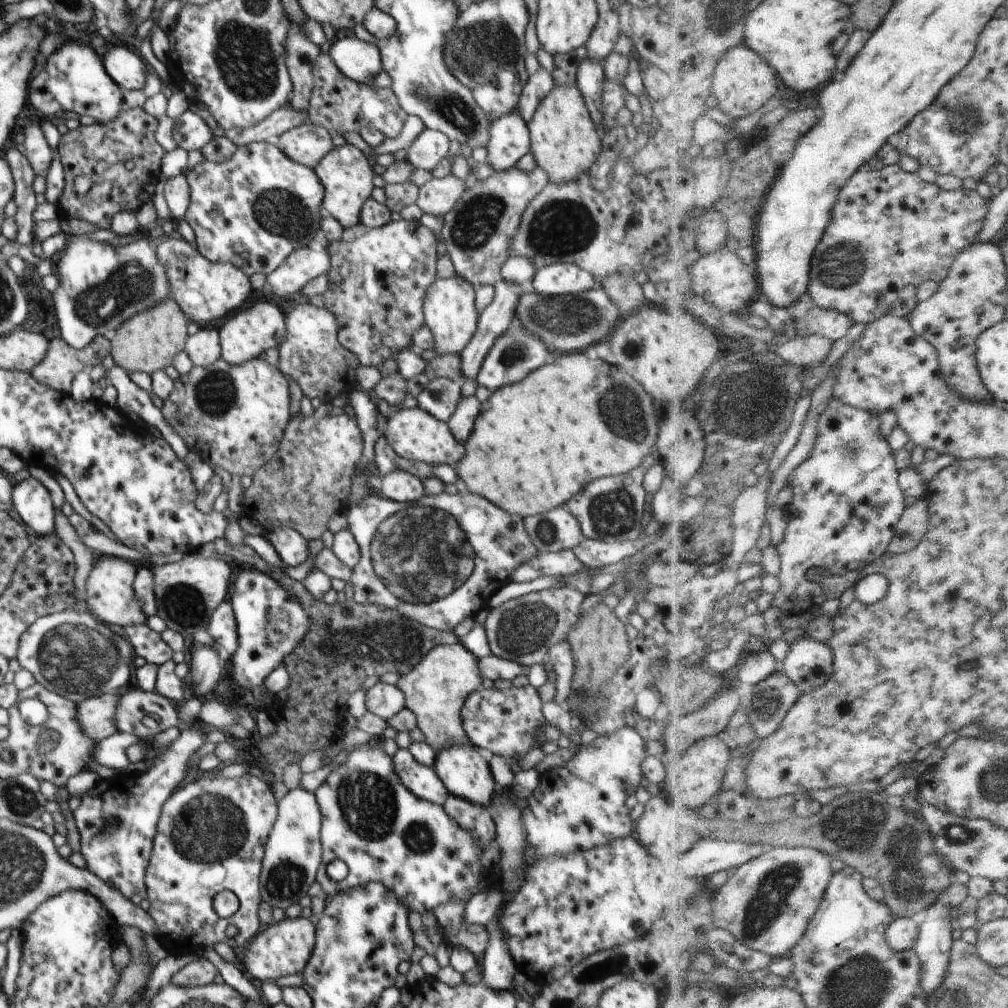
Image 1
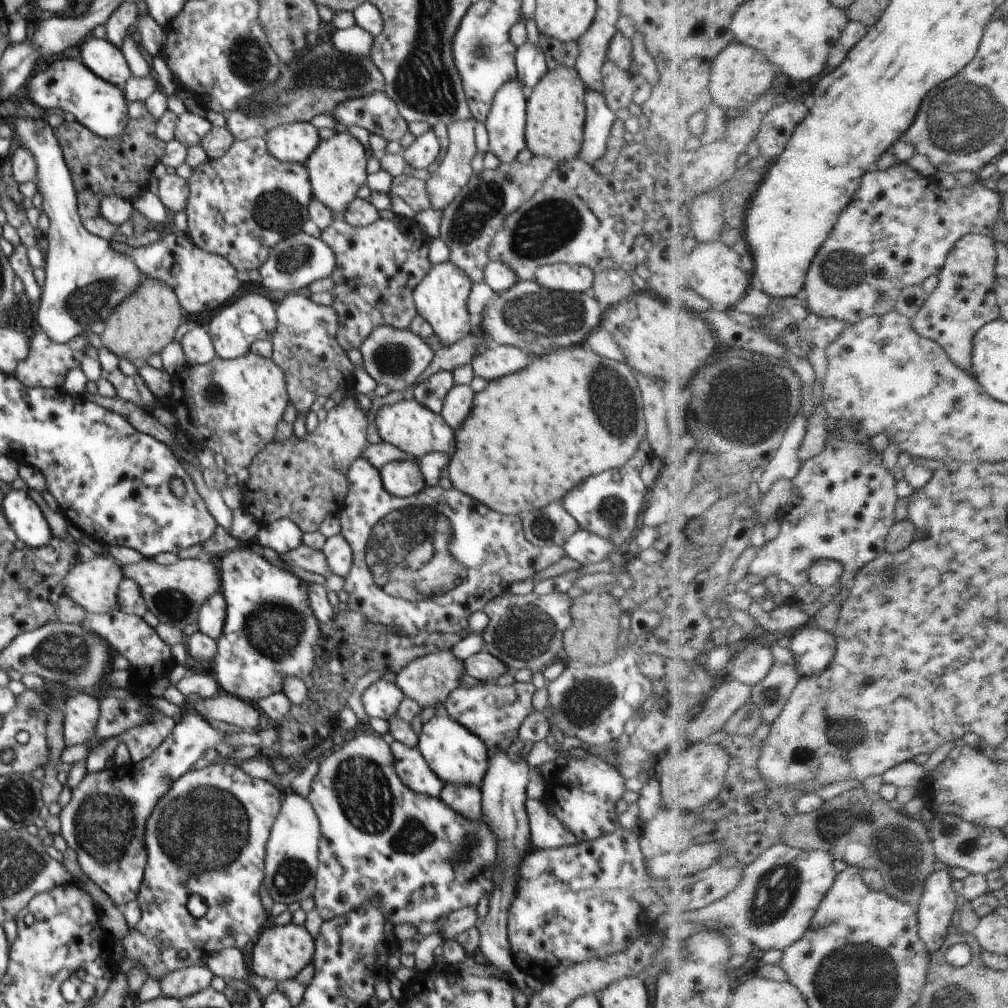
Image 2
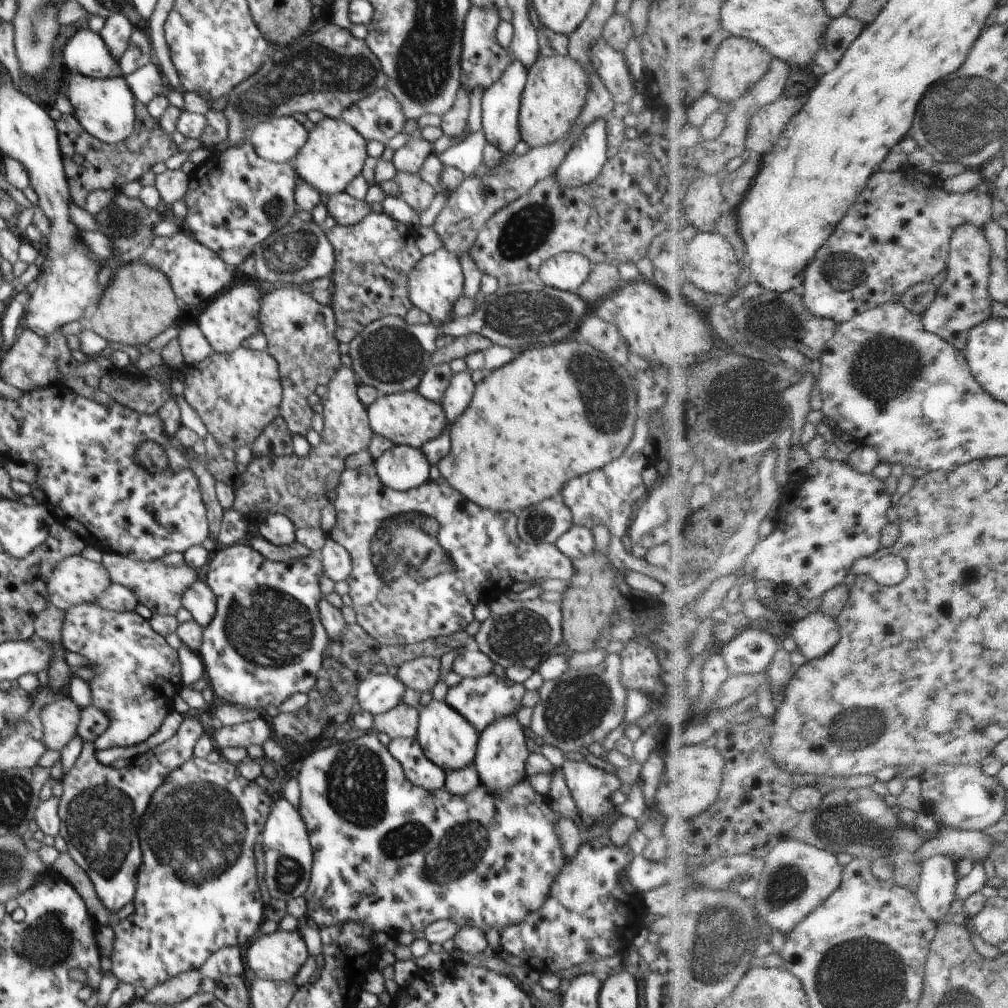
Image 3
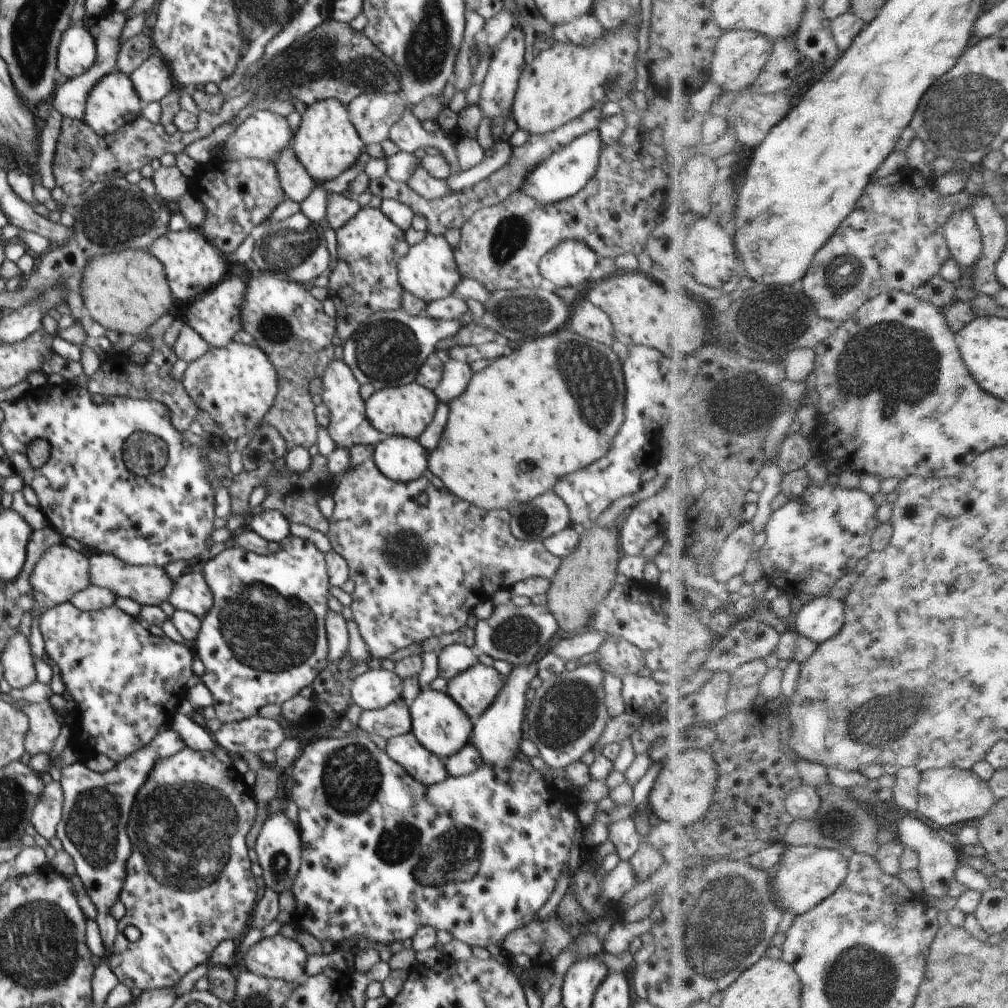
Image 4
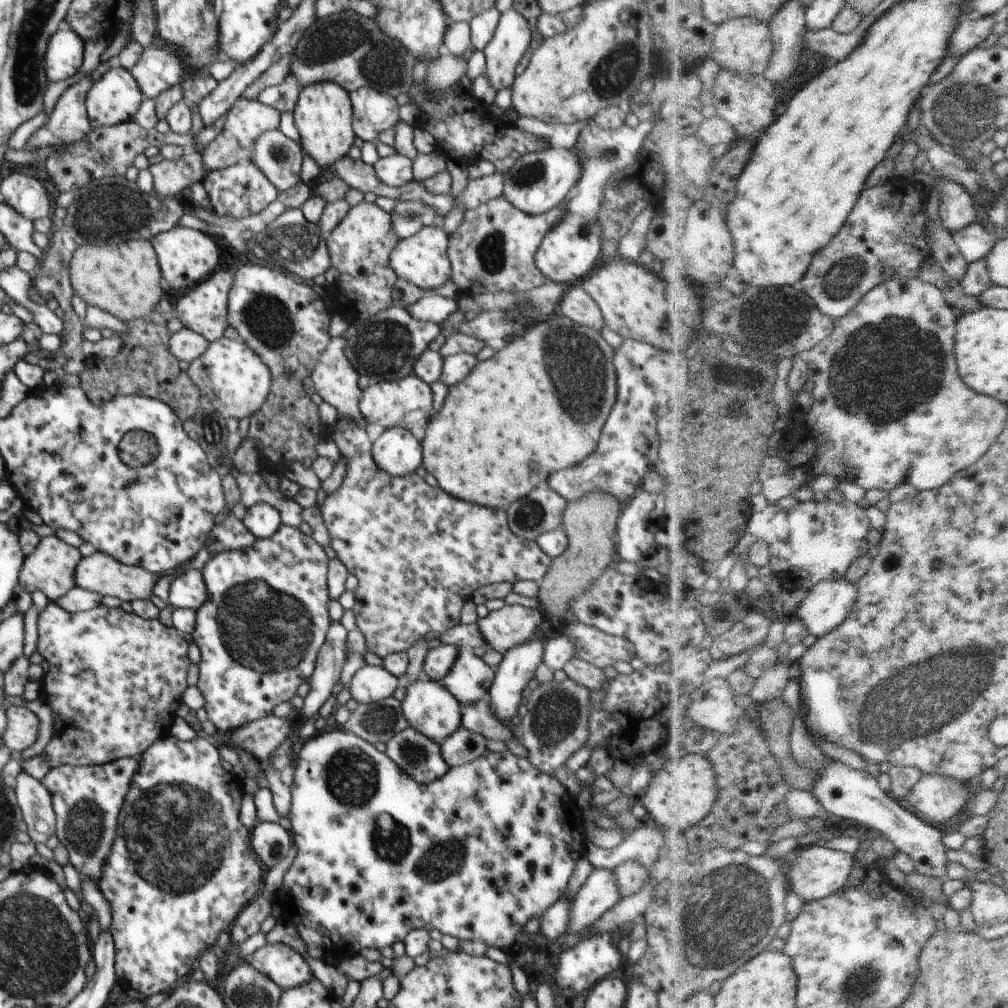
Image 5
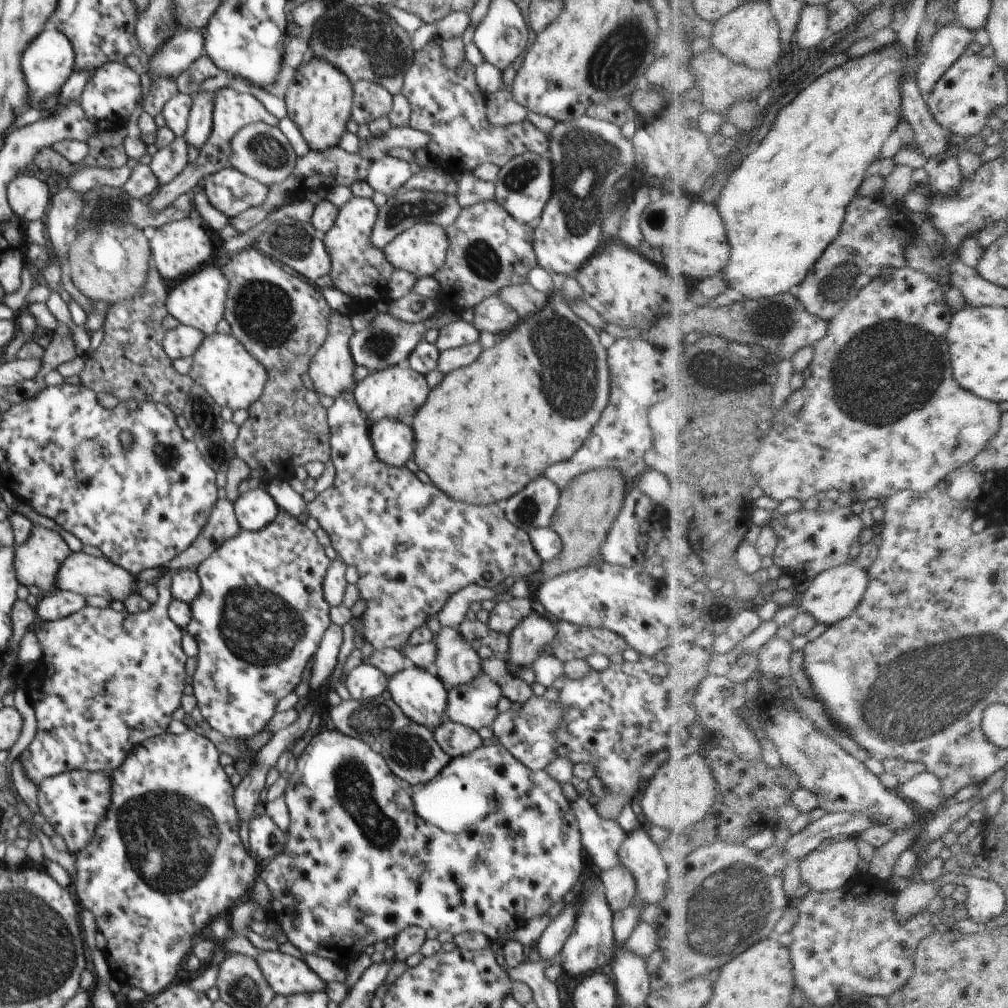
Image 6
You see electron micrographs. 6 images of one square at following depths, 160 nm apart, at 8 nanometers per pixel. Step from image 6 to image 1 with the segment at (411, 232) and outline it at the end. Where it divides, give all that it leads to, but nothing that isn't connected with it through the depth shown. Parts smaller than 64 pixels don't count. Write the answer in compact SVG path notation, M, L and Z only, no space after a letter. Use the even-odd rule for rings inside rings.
M459 275L436 278L424 296L423 316L425 326L430 328L437 354L460 354L472 341L476 332L479 312L475 306L475 290L470 282Z

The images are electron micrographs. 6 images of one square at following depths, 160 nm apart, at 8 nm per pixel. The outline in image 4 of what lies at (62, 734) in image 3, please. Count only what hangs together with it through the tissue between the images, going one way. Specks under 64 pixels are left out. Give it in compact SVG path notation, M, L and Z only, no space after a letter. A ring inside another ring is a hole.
M48 701L40 704L20 706L16 702L10 703L18 712L28 716L28 732L24 736L24 748L30 755L48 754L60 734L64 722L58 720L58 714L52 710Z

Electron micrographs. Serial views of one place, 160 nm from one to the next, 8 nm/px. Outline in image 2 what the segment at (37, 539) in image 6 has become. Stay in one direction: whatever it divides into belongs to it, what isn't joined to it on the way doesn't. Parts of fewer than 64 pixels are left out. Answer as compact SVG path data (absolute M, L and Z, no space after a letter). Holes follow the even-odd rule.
M98 554L92 560L77 559L63 580L64 595L68 595L76 604L88 613L109 613L119 610L118 589L124 580L122 565L109 554Z

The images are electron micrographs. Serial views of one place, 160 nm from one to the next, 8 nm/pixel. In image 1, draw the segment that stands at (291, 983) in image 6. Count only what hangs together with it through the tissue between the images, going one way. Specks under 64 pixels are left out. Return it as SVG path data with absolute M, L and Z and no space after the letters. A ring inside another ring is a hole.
M288 918L268 927L245 947L244 966L256 981L268 983L280 977L302 973L315 946L315 926L306 918Z

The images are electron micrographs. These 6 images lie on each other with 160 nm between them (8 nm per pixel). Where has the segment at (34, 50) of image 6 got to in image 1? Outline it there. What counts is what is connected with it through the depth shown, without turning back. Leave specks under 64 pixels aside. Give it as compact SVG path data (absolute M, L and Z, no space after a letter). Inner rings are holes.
M117 43L115 47L108 49L101 59L106 74L124 91L144 89L149 66L141 56L137 56L133 50L129 50L125 43Z

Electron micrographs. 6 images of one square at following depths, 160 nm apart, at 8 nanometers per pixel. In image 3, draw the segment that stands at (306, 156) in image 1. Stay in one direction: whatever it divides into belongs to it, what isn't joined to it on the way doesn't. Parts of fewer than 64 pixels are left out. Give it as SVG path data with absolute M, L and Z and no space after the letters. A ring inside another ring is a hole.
M285 114L251 126L249 139L258 156L269 161L287 162L299 154L308 135L303 124Z

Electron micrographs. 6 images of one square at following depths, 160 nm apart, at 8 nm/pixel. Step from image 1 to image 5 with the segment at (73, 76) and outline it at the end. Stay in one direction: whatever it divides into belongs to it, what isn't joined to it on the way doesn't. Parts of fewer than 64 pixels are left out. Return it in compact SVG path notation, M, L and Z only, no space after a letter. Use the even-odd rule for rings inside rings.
M111 68L93 83L85 105L95 130L132 121L142 102L137 80L125 68Z

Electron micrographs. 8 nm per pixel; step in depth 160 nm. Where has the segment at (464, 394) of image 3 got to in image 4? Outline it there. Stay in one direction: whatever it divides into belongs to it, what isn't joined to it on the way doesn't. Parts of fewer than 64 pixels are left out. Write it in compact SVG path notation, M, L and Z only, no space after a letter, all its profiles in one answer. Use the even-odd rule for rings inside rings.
M451 359L450 362L444 364L440 385L433 392L439 401L449 404L466 390L472 376L470 364Z

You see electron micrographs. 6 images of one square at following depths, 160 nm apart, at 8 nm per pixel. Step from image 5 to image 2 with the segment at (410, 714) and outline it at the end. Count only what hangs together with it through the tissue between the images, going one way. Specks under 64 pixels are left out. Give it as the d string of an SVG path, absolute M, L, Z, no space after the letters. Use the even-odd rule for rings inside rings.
M444 711L423 724L417 749L422 753L430 770L444 784L480 786L488 768L490 750L473 732L452 720Z

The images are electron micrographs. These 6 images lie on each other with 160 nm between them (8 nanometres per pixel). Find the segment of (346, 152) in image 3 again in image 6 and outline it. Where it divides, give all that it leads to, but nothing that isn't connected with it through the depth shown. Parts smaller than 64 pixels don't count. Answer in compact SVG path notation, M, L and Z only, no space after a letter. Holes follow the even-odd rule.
M310 55L310 58L307 61L303 61L298 66L298 69L295 70L294 80L289 82L284 100L287 117L300 130L309 149L324 152L328 148L337 147L340 138L344 136L344 132L347 130L346 124L351 118L353 106L353 83L348 79L346 73L338 70L328 60L322 60L322 56Z

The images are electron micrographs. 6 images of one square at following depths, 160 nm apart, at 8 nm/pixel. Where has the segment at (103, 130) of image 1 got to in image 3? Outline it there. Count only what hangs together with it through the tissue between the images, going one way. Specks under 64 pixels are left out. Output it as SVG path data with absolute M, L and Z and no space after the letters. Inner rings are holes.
M135 102L136 130L130 140L130 150L128 142L114 143L110 145L94 138L84 127L76 120L74 115L65 114L55 122L58 136L59 147L64 163L67 181L70 187L71 200L81 209L85 208L87 196L95 190L113 190L120 192L124 184L139 180L144 172L150 170L158 162L166 162L170 156L179 152L173 145L170 135L167 135L160 126L159 120L156 120L146 108L143 102ZM74 154L80 154L84 157L82 166L74 163Z

